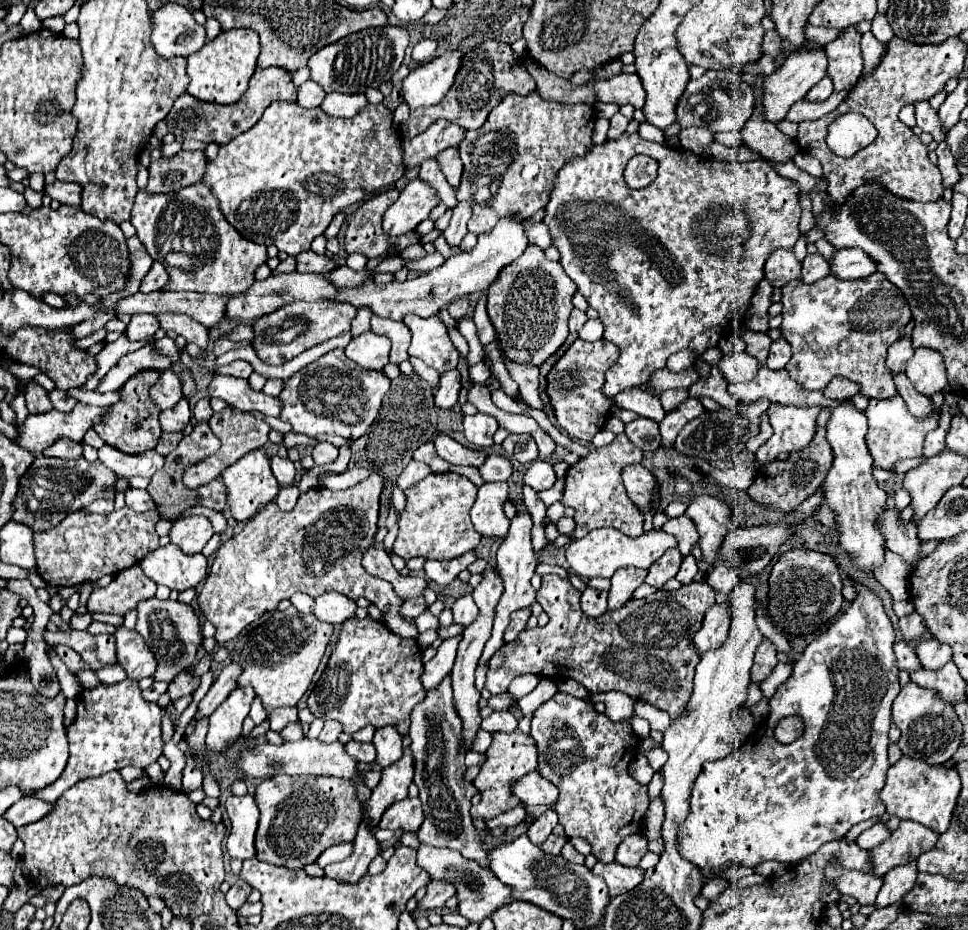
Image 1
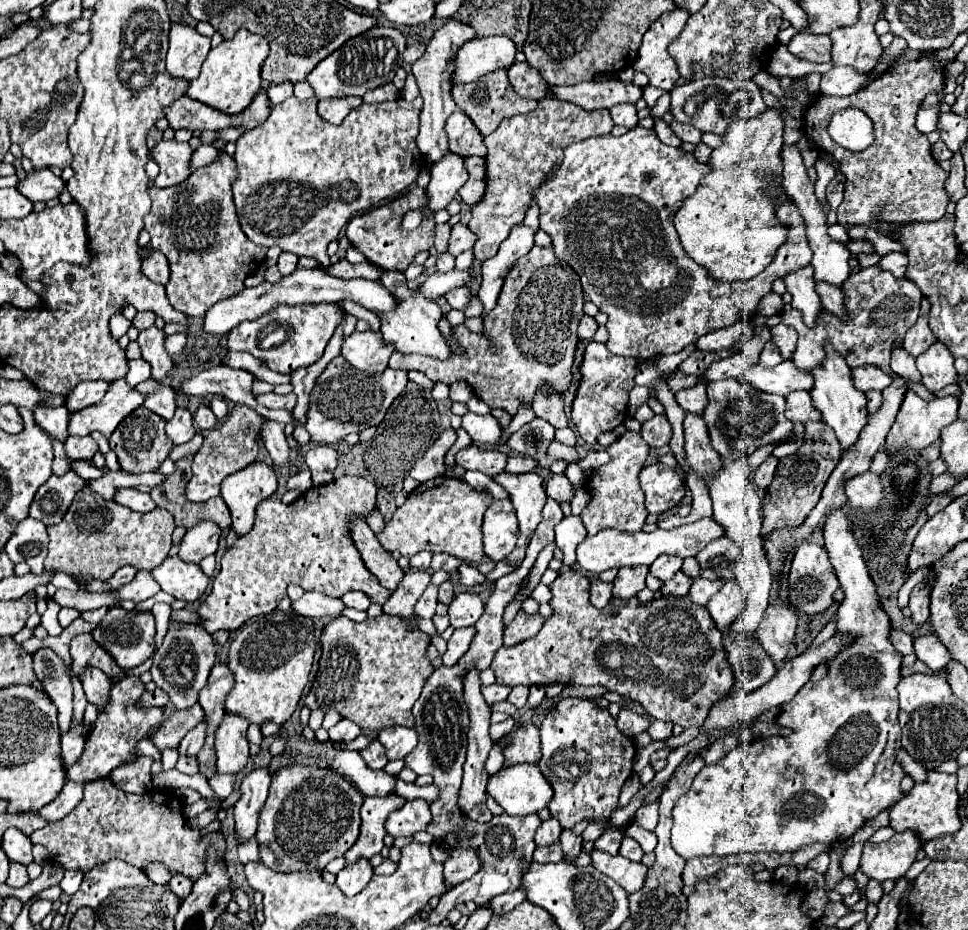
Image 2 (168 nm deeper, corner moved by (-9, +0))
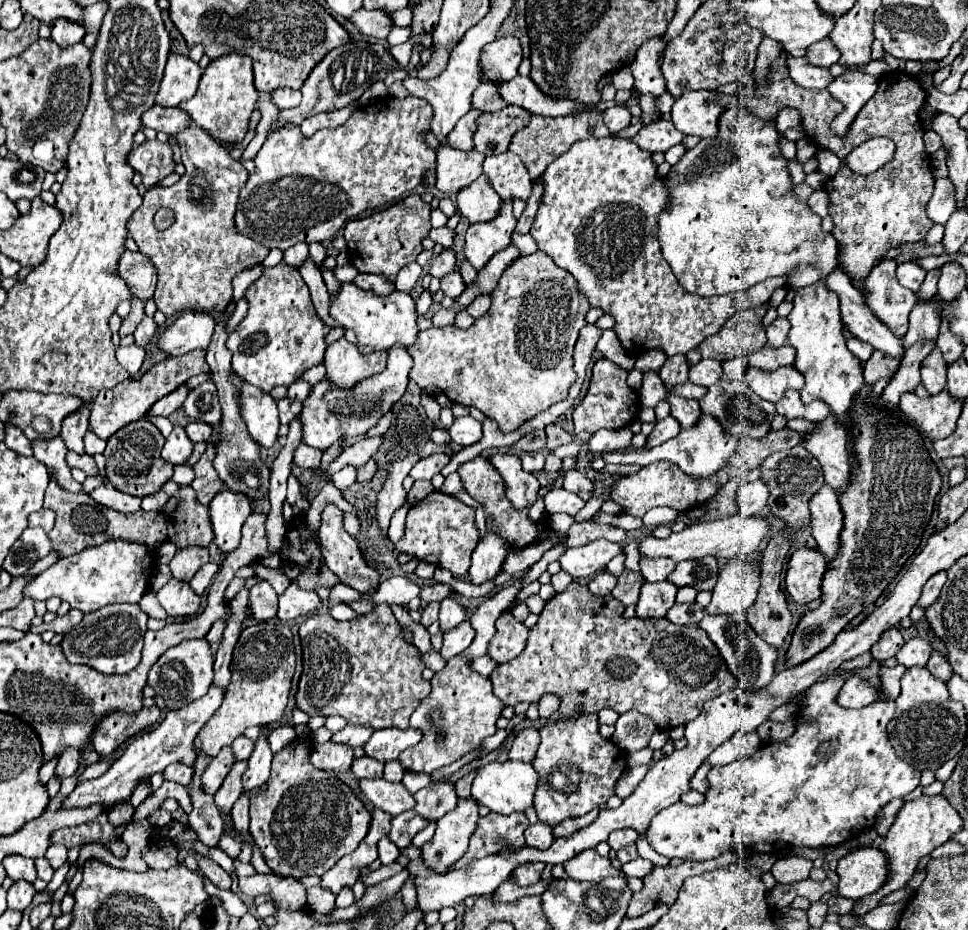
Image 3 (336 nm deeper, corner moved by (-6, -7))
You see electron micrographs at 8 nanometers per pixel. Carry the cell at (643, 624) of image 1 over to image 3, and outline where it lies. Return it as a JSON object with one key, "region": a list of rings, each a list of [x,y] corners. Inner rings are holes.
{"region":[[[571,582],[545,604],[539,622],[529,632],[523,654],[493,670],[495,696],[505,706],[515,706],[517,702],[539,702],[543,694],[553,692],[561,696],[559,712],[565,718],[577,716],[577,710],[585,714],[597,714],[601,708],[611,708],[617,714],[637,710],[647,714],[657,728],[673,730],[695,720],[707,700],[737,686],[717,646],[701,628],[671,624],[667,618],[623,618],[621,612],[625,612],[625,606],[613,596],[599,598],[585,584]]]}

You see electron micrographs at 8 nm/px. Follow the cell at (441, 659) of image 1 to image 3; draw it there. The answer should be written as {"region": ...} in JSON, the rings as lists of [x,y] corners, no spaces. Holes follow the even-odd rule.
{"region":[[[469,622],[459,624],[455,630],[443,634],[443,648],[441,648],[441,656],[445,660],[451,660],[453,656],[457,656],[459,652],[463,652],[471,642],[473,642],[473,628]]]}

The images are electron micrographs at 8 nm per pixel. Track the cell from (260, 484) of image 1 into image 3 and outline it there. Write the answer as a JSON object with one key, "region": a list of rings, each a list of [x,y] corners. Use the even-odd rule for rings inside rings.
{"region":[[[221,490],[209,504],[209,516],[215,532],[215,542],[223,552],[231,552],[241,542],[241,526],[253,512],[251,500],[241,492]]]}

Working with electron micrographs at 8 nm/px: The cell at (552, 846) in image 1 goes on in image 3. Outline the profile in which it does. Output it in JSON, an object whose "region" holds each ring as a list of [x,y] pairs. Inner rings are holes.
{"region":[[[531,862],[531,864],[521,864],[513,874],[515,874],[515,884],[519,886],[529,886],[529,884],[537,884],[541,872],[543,872],[545,864],[539,862]]]}

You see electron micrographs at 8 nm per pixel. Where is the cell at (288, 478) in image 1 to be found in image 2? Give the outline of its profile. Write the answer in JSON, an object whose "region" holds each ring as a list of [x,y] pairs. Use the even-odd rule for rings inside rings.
{"region":[[[266,419],[260,425],[260,437],[262,437],[264,447],[272,455],[274,465],[286,465],[288,455],[290,455],[290,447],[288,447],[286,435],[284,435],[284,423]]]}

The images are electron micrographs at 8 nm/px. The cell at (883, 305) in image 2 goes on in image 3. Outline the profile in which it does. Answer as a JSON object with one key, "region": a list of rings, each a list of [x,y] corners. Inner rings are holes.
{"region":[[[895,260],[879,262],[863,282],[863,298],[871,312],[901,338],[907,332],[907,318],[917,304],[917,296],[897,282],[895,268]]]}

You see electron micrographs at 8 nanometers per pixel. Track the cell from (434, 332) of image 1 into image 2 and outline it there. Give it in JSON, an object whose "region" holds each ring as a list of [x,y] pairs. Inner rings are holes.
{"region":[[[382,273],[382,285],[394,293],[396,297],[396,309],[392,311],[384,311],[384,313],[376,313],[380,317],[380,333],[382,333],[382,341],[386,345],[394,345],[396,351],[400,353],[422,353],[422,355],[430,355],[430,357],[438,357],[444,359],[450,355],[450,347],[446,345],[442,333],[438,331],[438,321],[442,317],[440,307],[426,299],[424,295],[418,295],[414,291],[408,289],[406,285],[406,277],[404,273]]]}

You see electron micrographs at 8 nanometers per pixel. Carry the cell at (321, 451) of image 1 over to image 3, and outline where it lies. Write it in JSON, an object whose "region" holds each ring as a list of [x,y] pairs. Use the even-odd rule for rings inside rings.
{"region":[[[299,444],[299,448],[295,450],[295,458],[293,458],[293,464],[297,464],[299,468],[317,468],[321,464],[321,456],[323,452],[319,452],[317,448],[309,448],[305,444]]]}

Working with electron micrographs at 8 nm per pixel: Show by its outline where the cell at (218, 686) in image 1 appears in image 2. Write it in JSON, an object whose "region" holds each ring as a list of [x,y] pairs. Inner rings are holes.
{"region":[[[200,721],[194,729],[190,729],[190,733],[182,739],[182,743],[180,743],[180,747],[178,747],[178,753],[180,755],[186,755],[186,757],[192,757],[192,755],[196,755],[200,749],[202,749],[202,745],[204,745],[204,737],[206,737],[206,725],[204,725],[204,721]]]}

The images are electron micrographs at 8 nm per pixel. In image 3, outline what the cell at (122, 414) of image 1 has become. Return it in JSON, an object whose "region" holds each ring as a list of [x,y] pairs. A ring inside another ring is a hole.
{"region":[[[147,418],[127,424],[107,440],[107,448],[103,454],[107,460],[107,480],[117,490],[131,496],[147,496],[159,492],[159,488],[173,474],[173,464],[167,464],[167,460],[161,458],[163,444],[165,444],[163,434]]]}

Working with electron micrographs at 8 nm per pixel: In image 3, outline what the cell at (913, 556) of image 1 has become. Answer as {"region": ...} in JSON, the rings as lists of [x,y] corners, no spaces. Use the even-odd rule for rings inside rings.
{"region":[[[833,416],[817,424],[817,430],[811,432],[807,440],[807,450],[821,462],[825,484],[829,484],[835,492],[843,490],[851,480],[851,466],[845,444],[847,430],[835,424]]]}

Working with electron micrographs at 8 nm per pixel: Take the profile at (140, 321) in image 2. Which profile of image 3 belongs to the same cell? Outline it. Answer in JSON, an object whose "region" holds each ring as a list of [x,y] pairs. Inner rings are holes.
{"region":[[[143,300],[131,302],[131,312],[129,312],[129,316],[123,320],[121,330],[119,330],[119,336],[121,336],[121,338],[133,334],[135,328],[141,324],[141,320],[143,320],[143,316],[145,316],[145,308],[143,308],[143,306],[145,306]]]}

